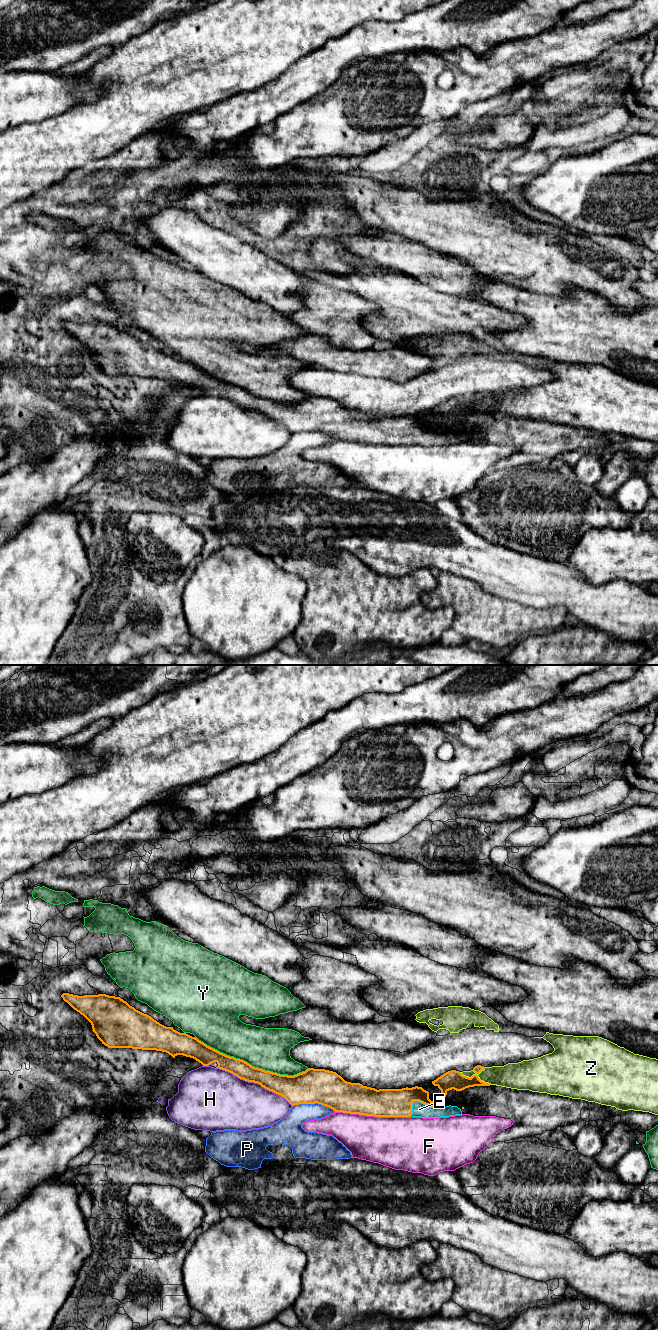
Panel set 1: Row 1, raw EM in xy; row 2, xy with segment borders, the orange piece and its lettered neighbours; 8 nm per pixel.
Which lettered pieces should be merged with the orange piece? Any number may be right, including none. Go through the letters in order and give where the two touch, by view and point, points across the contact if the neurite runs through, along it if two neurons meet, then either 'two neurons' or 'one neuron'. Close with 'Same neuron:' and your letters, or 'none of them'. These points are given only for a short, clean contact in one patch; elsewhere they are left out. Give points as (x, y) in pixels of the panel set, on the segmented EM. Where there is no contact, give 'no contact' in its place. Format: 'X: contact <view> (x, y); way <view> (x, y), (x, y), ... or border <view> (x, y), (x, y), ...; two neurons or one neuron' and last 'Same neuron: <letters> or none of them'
E: contact xy (417, 1100); one neuron
F: contact xy (373, 1115); two neurons
H: contact xy (254, 1082); two neurons
P: contact xy (314, 1103); two neurons
Y: contact xy (252, 1066); two neurons
Z: contact xy (475, 1075); two neurons
Same neuron: E

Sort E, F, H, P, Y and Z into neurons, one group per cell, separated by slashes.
E / F / H / P / Y / Z

